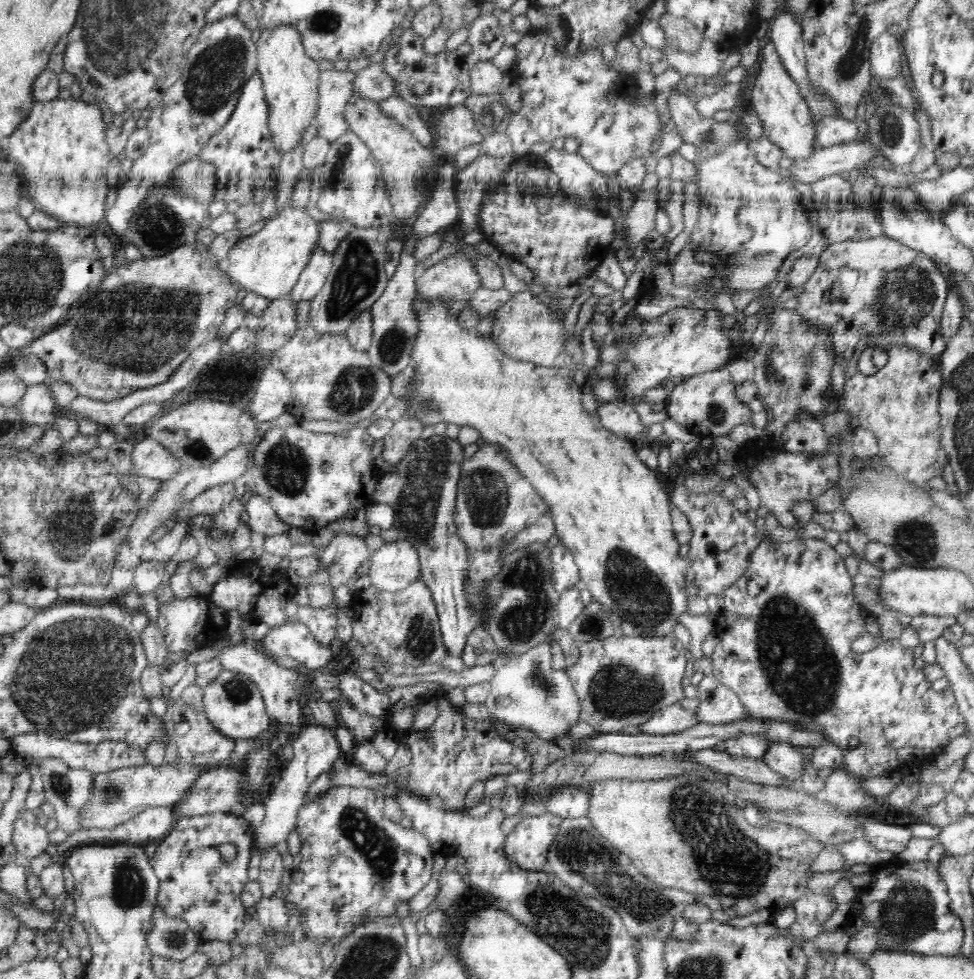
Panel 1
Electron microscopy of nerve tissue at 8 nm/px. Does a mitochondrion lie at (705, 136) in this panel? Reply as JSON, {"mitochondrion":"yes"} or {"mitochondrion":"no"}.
{"mitochondrion":"yes"}

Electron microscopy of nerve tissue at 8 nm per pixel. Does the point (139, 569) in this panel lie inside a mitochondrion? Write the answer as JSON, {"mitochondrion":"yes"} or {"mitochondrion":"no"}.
{"mitochondrion":"no"}

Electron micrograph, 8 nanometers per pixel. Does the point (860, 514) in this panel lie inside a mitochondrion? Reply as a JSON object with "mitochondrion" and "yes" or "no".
{"mitochondrion":"no"}

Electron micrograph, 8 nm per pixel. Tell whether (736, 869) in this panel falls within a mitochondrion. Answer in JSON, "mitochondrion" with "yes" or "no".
{"mitochondrion":"yes"}

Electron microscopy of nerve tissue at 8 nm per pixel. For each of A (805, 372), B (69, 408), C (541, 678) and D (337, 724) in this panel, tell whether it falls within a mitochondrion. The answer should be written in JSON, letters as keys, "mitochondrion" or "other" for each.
{"A":"mitochondrion","B":"other","C":"mitochondrion","D":"other"}

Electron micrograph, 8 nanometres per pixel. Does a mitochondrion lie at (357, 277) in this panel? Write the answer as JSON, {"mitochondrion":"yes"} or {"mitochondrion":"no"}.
{"mitochondrion":"yes"}

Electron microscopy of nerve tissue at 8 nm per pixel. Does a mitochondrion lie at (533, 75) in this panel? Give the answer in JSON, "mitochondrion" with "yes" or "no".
{"mitochondrion":"no"}

